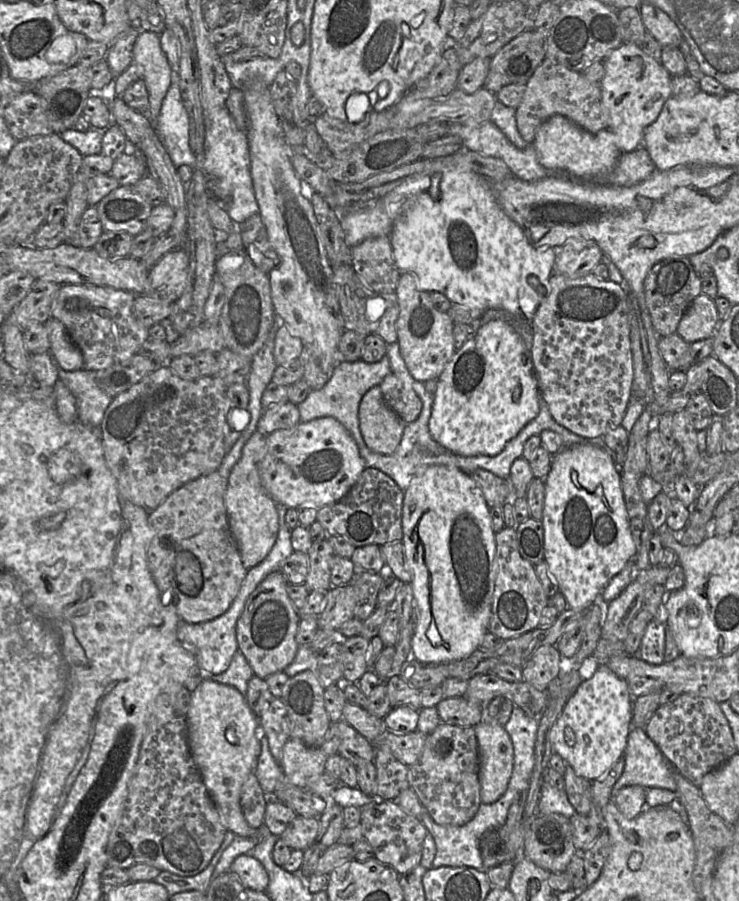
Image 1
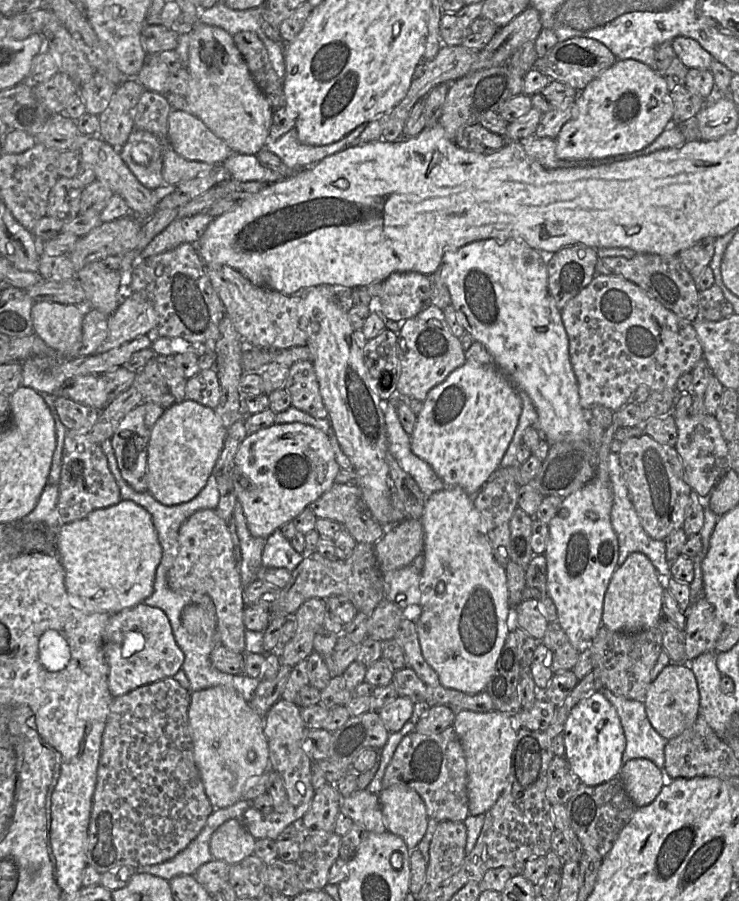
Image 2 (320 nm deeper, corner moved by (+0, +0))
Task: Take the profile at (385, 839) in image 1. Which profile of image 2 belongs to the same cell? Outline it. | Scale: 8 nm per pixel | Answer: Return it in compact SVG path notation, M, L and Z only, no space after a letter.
M355 790L341 800L340 812L350 817L353 823L367 832L383 833L387 831L378 794L368 790Z

